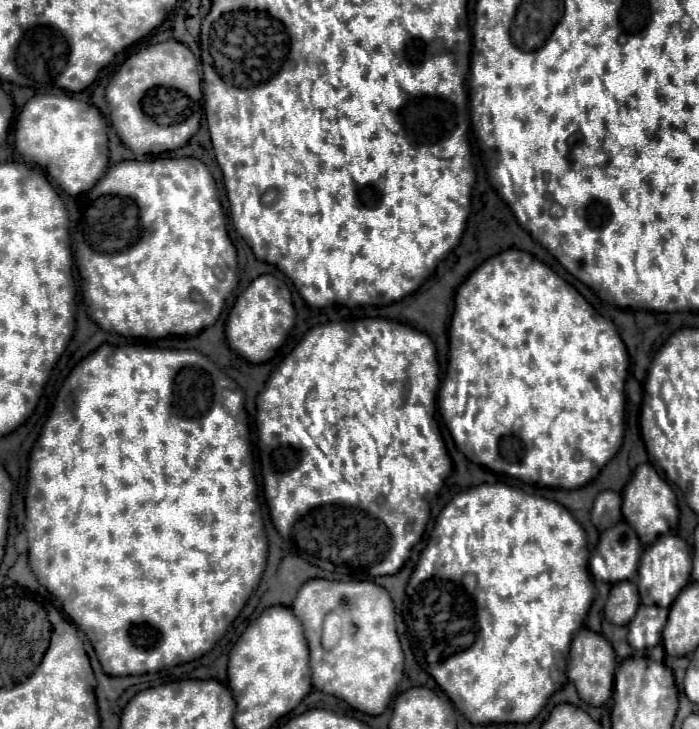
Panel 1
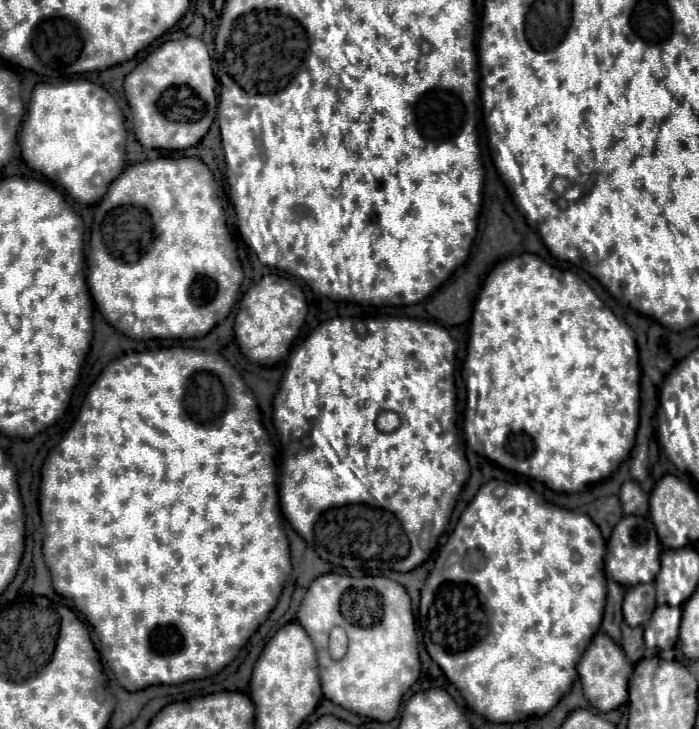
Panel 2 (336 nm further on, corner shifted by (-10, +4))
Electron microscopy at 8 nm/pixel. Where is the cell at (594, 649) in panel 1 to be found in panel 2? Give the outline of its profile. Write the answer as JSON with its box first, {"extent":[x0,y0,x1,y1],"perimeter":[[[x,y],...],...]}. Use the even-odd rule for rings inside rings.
{"extent":[577,633,633,711],"perimeter":[[[597,633],[587,651],[583,653],[579,665],[577,665],[577,673],[581,677],[583,683],[583,693],[589,699],[589,703],[599,709],[599,711],[613,711],[617,709],[621,703],[627,701],[627,679],[633,671],[633,665],[627,661],[623,649],[605,633]]]}

